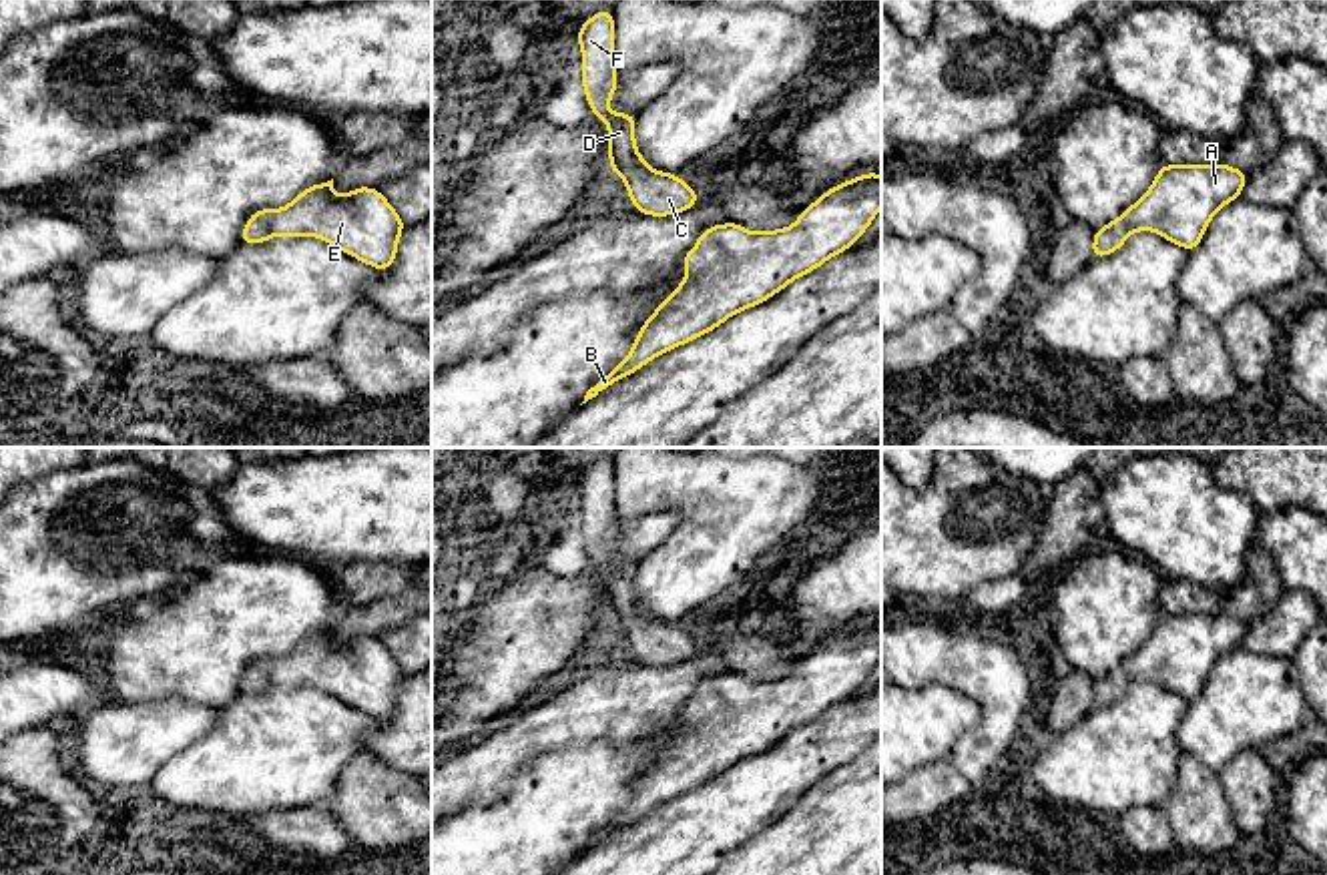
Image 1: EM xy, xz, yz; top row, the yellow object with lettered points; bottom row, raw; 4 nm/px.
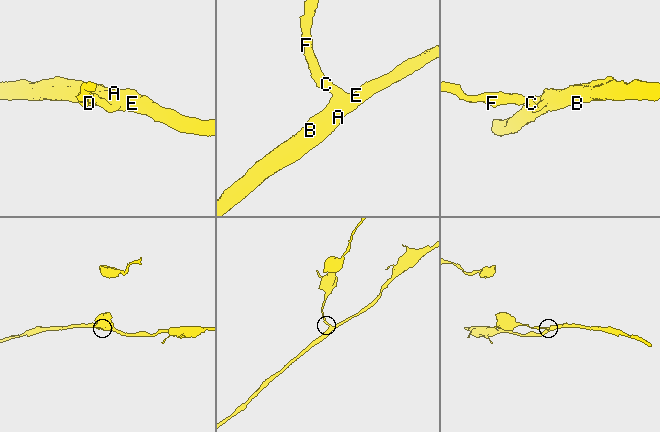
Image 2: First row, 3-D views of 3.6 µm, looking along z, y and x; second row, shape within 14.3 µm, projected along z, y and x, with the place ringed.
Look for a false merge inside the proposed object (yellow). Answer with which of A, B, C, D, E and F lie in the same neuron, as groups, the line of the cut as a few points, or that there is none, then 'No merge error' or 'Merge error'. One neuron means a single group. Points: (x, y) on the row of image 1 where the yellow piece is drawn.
Groups: A B C D E F. No split. No merge error

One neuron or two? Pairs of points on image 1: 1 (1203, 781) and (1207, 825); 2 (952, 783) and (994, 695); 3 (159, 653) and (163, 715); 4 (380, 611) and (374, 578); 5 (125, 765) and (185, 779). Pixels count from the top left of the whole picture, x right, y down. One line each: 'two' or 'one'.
1: one
2: two
3: two
4: two
5: two

